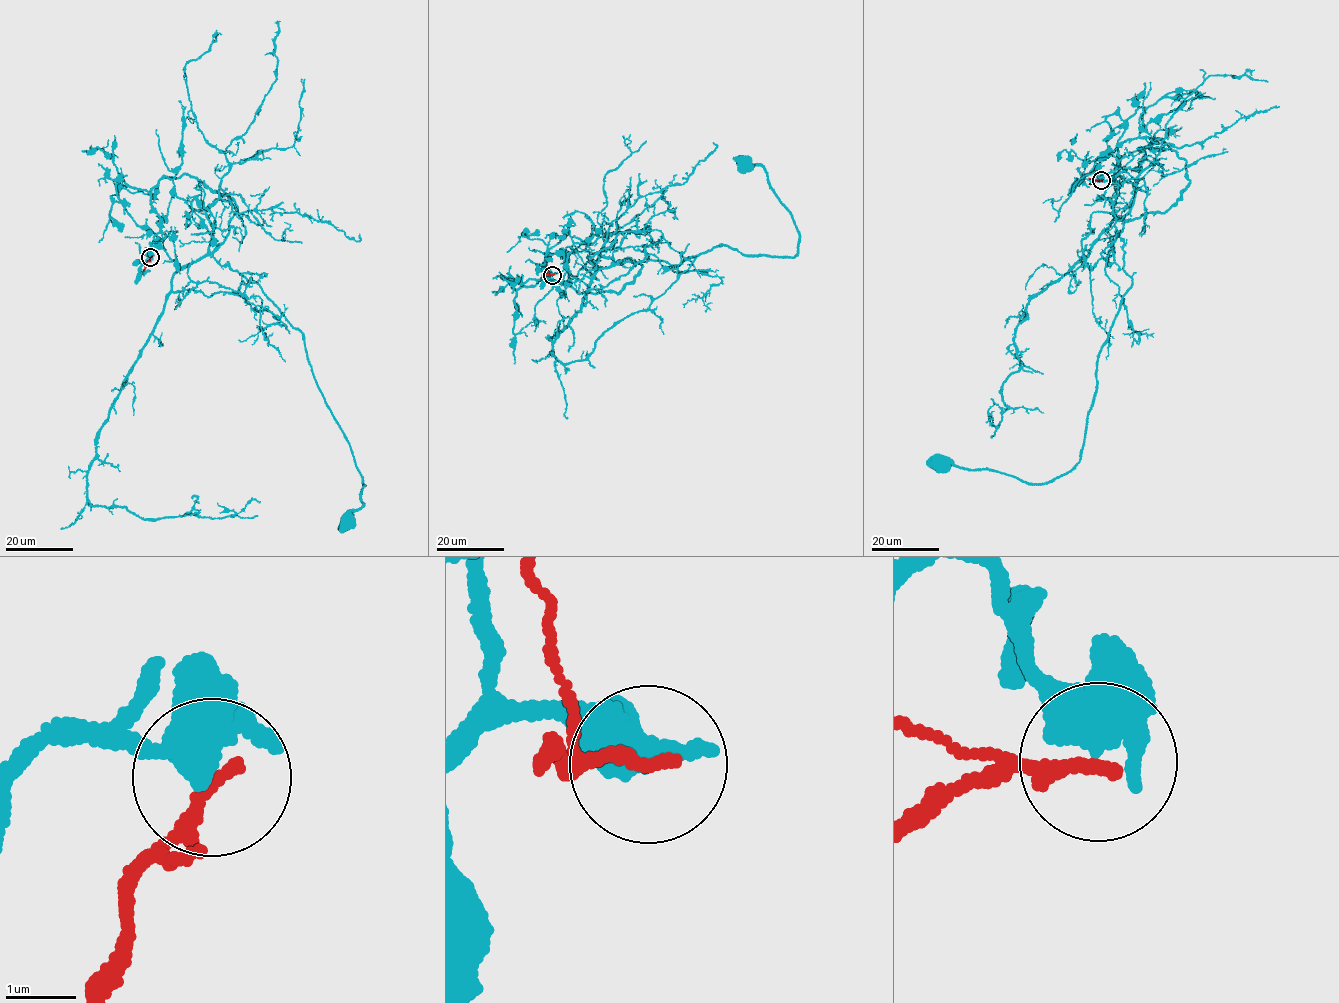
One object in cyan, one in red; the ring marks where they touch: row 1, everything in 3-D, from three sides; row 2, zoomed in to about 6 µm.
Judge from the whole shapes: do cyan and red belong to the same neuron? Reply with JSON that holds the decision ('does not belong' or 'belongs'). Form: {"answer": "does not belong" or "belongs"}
{"answer": "does not belong"}

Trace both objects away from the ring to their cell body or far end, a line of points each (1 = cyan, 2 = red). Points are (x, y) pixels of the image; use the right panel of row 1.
1: (1101, 180), (1097, 158), (1145, 137), (1190, 181), (1123, 223), (1132, 282), (1079, 461), (1028, 484), (939, 463)
2: (1101, 181), (1088, 184)

